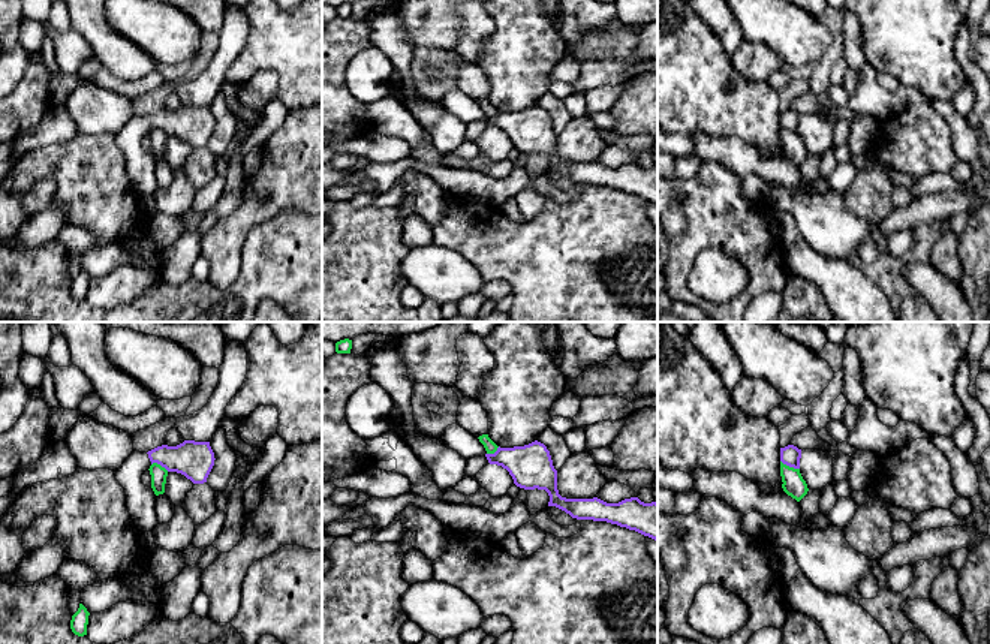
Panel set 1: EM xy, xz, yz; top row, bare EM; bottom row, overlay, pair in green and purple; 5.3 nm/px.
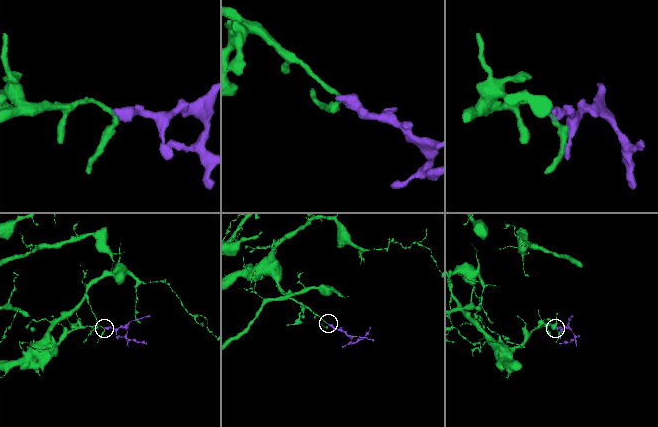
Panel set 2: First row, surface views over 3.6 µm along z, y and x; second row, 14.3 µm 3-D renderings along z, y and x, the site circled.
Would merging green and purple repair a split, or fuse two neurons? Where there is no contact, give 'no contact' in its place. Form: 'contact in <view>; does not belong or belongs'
contact in yz; does not belong

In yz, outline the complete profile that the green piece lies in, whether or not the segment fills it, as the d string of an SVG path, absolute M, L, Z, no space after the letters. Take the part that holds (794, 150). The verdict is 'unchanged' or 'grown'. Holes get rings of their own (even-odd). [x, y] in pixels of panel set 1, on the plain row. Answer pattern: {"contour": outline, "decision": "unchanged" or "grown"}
{"contour": "M780 126L780 141L782 153L788 160L800 166L807 159L809 153L800 133L789 132Z", "decision": "unchanged"}

